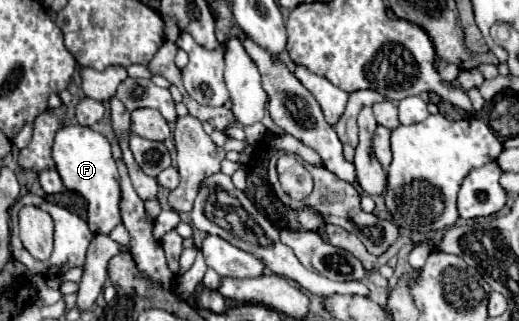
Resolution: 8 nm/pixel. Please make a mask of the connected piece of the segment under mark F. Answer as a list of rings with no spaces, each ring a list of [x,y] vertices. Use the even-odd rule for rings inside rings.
[[[64,125],[54,137],[52,159],[64,187],[74,189],[88,201],[88,227],[92,233],[108,235],[116,225],[122,223],[118,217],[118,171],[110,153],[110,143],[102,133],[82,125]]]

